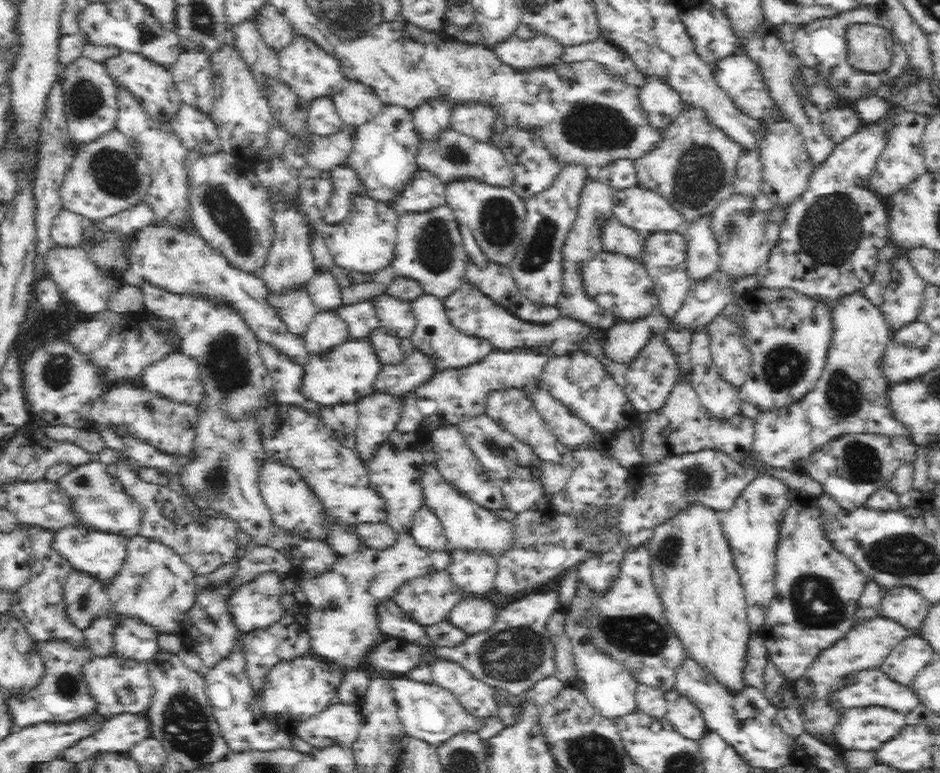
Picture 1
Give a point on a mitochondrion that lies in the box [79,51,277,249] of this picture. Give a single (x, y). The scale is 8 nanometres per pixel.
(117, 175)

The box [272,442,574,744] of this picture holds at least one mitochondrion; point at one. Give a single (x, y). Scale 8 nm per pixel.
(512, 656)

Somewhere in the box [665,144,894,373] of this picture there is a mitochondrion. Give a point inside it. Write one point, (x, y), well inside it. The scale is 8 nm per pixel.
(828, 230)

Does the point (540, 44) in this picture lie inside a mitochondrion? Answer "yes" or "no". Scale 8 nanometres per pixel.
no

